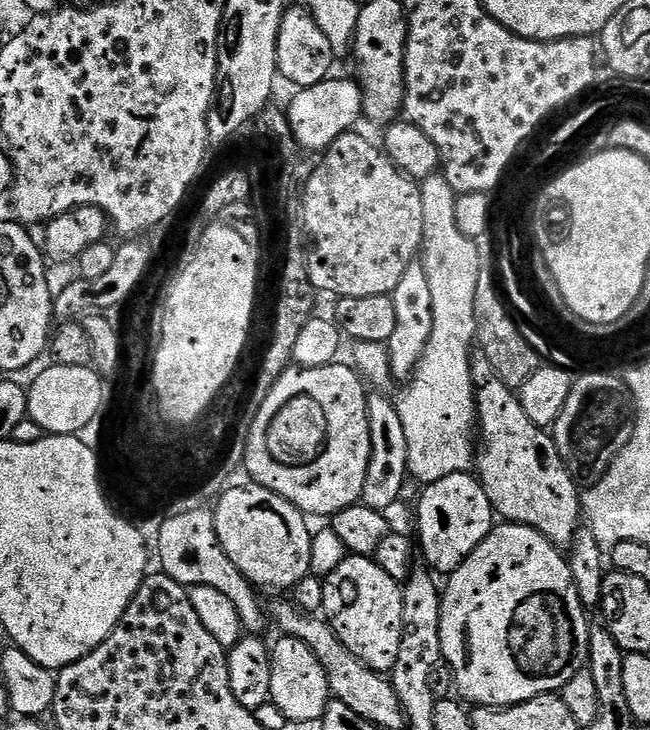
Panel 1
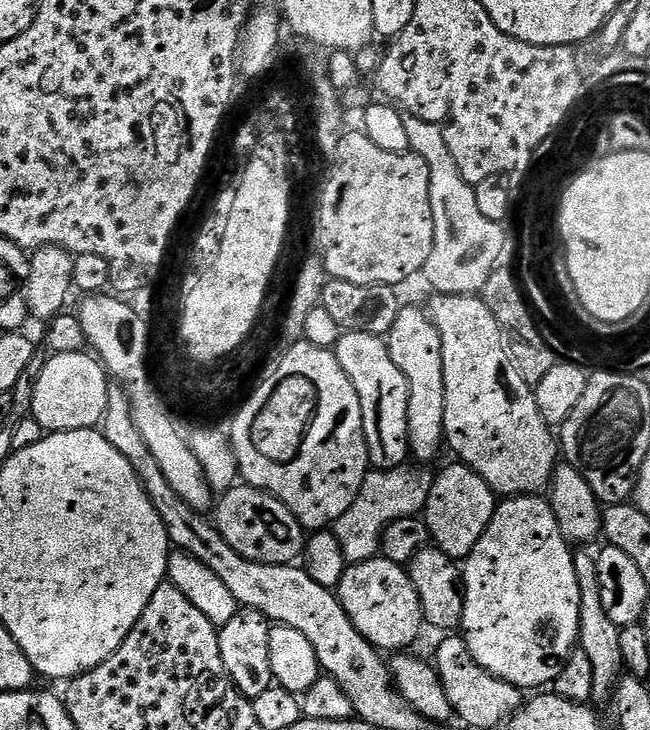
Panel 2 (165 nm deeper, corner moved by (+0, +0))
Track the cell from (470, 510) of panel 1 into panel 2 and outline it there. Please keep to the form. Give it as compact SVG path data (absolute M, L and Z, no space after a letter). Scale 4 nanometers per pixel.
M452 462L440 477L437 475L433 479L428 503L422 513L431 543L452 561L463 561L474 550L478 538L482 538L490 518L496 513L497 503L496 493L473 468Z

